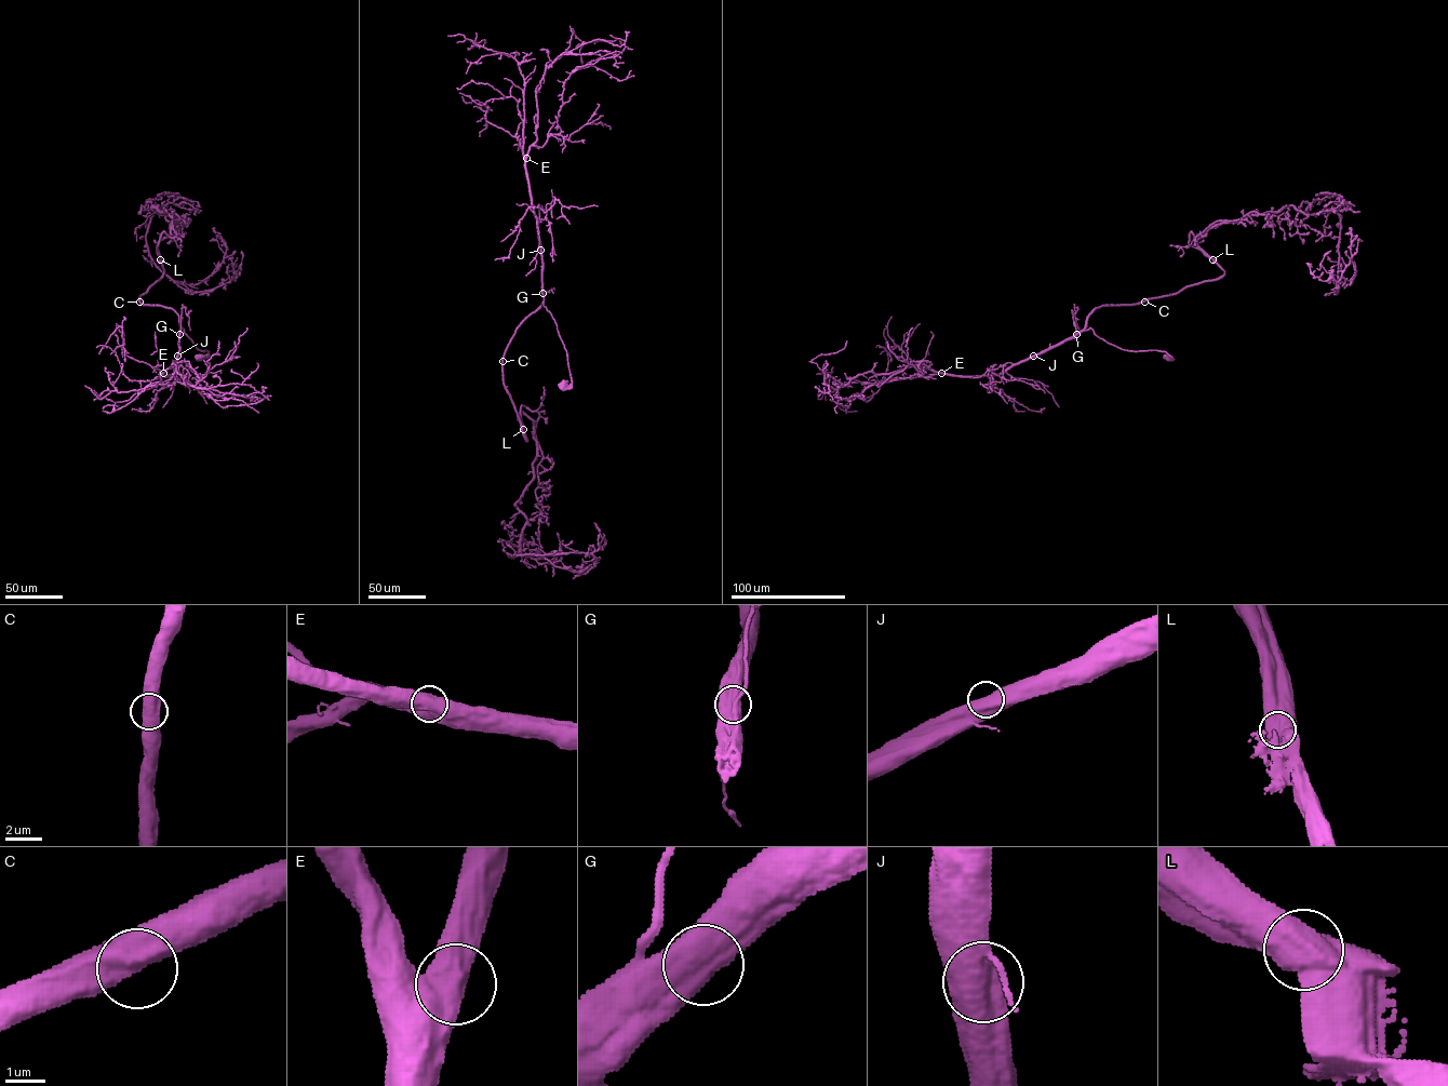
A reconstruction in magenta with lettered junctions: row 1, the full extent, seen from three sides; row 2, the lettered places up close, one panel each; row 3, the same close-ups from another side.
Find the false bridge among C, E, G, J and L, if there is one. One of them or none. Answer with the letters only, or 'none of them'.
L

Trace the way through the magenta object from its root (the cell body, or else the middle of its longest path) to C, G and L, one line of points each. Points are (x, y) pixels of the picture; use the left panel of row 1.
C: (200, 357), (209, 351), (198, 349), (184, 329), (179, 330), (178, 316), (173, 310), (139, 302)
G: (200, 357), (209, 351), (198, 349), (182, 327), (179, 334)
L: (200, 357), (209, 351), (198, 349), (179, 330), (173, 310), (139, 302), (163, 273), (160, 259)

